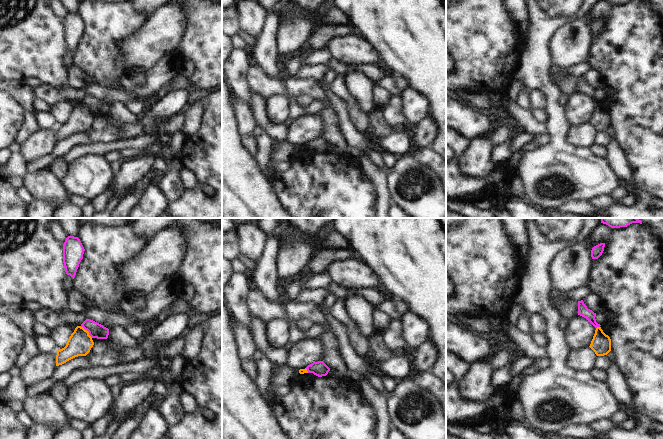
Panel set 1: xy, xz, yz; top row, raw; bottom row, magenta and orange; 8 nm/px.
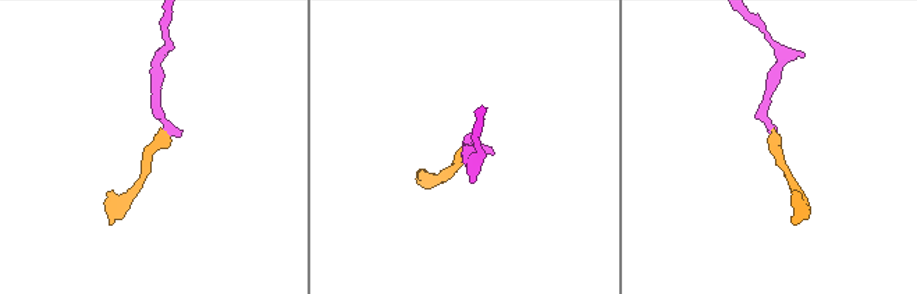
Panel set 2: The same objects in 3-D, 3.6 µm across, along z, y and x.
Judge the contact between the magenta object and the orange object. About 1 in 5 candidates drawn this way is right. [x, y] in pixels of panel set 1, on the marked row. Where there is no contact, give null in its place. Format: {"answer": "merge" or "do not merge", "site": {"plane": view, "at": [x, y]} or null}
{"answer": "do not merge", "site": {"plane": "xy", "at": [87, 330]}}

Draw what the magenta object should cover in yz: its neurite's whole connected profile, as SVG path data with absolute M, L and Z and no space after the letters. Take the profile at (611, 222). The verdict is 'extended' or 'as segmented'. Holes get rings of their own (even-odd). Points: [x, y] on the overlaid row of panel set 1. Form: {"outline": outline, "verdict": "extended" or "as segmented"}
{"outline": "M601 218L601 223L608 225L611 228L627 227L632 223L640 223L638 218Z", "verdict": "as segmented"}

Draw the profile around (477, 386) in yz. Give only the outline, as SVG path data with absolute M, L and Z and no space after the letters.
M493 352L487 358L470 365L459 386L459 393L464 399L482 402L487 400L495 391L492 378L496 371L491 363L497 355Z

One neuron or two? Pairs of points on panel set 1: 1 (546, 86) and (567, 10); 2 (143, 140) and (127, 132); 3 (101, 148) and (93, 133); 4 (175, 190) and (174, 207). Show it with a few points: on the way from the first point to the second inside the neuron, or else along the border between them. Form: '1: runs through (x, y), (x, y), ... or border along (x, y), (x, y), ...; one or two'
1: runs through (541, 67), (541, 35), (548, 28); one
2: border along (144, 133), (120, 140); two
3: border along (119, 139), (93, 142); two
4: border along (185, 190), (169, 203); two

